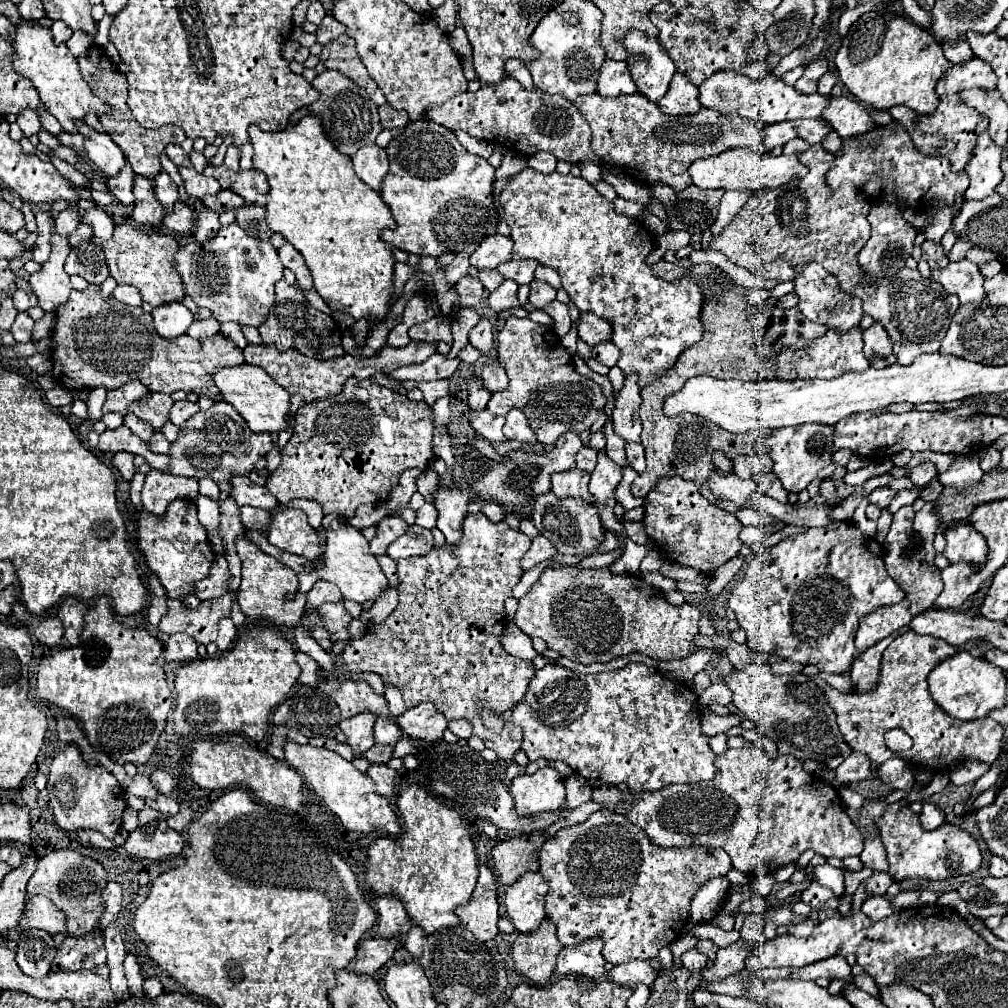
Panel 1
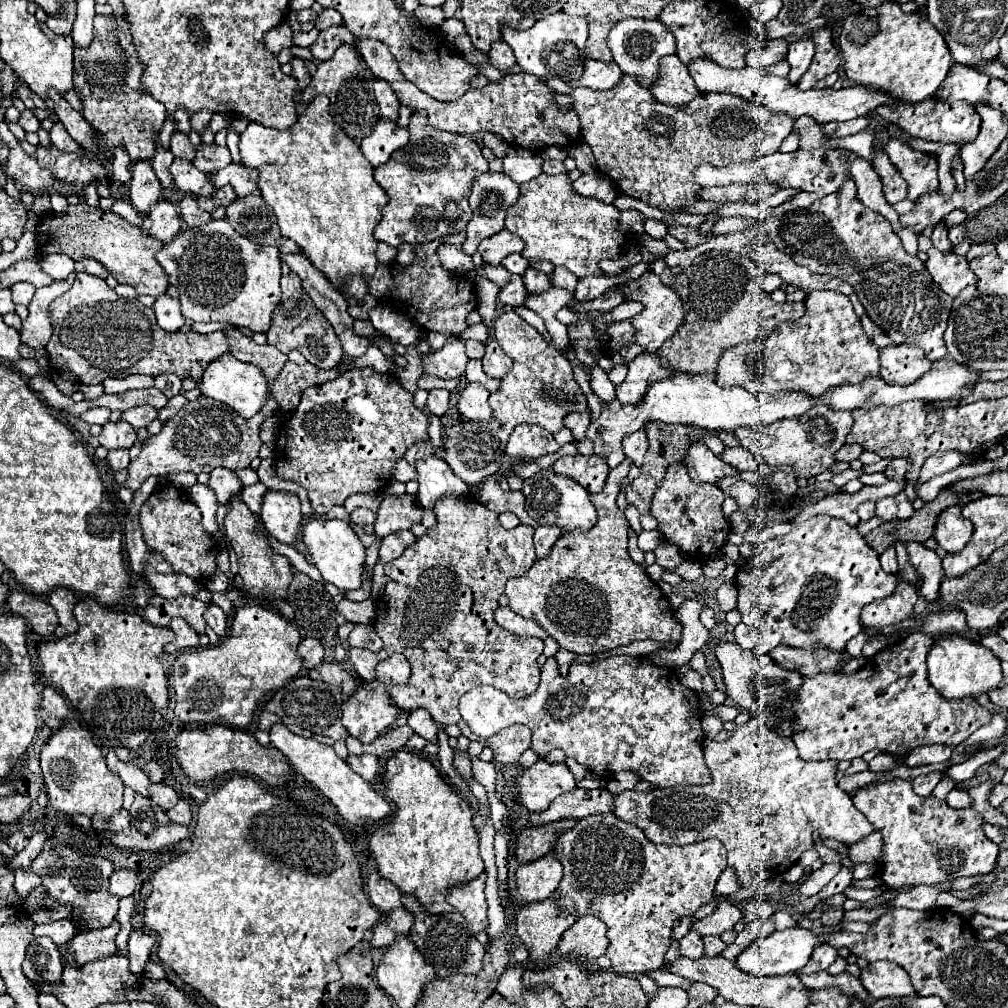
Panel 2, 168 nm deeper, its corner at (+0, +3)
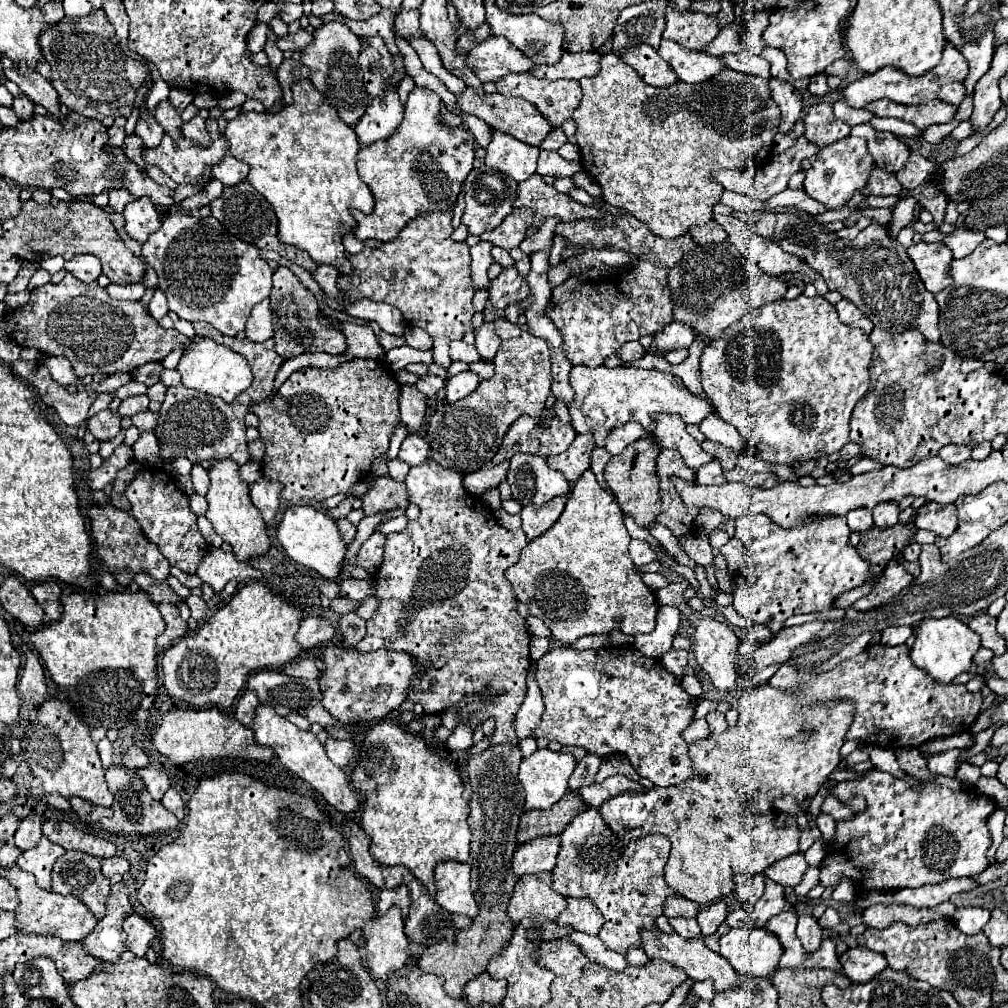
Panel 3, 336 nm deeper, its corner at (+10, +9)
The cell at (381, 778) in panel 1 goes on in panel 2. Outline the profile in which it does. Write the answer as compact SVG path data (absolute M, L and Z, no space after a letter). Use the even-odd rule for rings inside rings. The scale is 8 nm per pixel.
M363 754L363 756L349 756L347 758L349 766L353 772L357 772L361 778L365 778L369 784L375 784L375 780L381 774L381 764L379 758L373 754Z

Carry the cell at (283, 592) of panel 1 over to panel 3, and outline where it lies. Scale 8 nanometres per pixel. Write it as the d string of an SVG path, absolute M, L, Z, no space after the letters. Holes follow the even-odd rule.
M231 458L225 460L211 460L211 468L209 472L209 492L207 492L207 502L209 502L209 510L207 510L207 520L213 524L215 532L233 546L233 554L237 556L237 560L247 562L253 556L261 556L269 550L269 538L267 538L267 524L263 520L263 516L257 512L257 508L251 504L249 498L249 486L241 480L239 476L239 464L233 462Z

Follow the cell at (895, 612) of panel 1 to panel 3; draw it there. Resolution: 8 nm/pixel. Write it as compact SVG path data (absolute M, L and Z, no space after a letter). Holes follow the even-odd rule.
M895 558L887 564L887 568L883 570L883 576L875 584L875 588L867 596L859 598L853 604L853 608L855 610L871 610L875 606L881 606L883 602L887 602L889 598L899 594L905 586L909 586L911 580L913 580L913 576L909 574L909 570L901 566L899 558Z

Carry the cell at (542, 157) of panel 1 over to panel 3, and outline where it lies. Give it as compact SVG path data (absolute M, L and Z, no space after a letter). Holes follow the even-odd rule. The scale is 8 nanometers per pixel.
M541 150L539 162L537 162L537 172L541 176L573 176L577 172L581 172L581 164L579 162L569 162L563 160L557 152L551 150Z

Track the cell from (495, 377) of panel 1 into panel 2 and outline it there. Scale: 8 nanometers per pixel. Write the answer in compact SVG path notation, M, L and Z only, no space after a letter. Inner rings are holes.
M495 340L487 344L487 350L481 362L483 362L485 374L491 378L503 378L511 370L511 358L501 350L501 346Z

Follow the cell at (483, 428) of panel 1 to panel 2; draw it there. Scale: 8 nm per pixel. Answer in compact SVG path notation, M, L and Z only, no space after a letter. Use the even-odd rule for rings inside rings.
M467 384L459 398L459 412L469 420L491 420L493 410L487 402L489 392L481 384Z

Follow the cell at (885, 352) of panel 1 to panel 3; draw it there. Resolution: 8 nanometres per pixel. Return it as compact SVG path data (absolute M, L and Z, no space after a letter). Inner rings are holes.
M843 298L841 302L835 304L835 310L837 310L839 320L841 320L843 324L861 328L865 334L871 334L871 330L873 330L873 322L871 322L865 314L861 314L861 310L859 310L853 302L849 302L849 300Z

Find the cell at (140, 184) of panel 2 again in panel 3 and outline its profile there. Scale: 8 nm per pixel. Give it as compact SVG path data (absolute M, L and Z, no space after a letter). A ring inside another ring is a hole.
M131 134L125 138L125 144L123 144L123 150L127 154L127 158L131 162L137 162L137 164L145 164L141 152L143 152L143 140L137 136L137 134Z

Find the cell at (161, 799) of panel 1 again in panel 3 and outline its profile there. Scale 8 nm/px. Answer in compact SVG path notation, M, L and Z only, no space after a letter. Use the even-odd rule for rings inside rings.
M155 766L141 768L141 770L137 770L137 774L139 774L139 778L145 782L149 794L151 794L155 800L161 800L163 794L167 792L167 788L169 788L169 778L167 778L167 774L165 774L163 770L155 768Z

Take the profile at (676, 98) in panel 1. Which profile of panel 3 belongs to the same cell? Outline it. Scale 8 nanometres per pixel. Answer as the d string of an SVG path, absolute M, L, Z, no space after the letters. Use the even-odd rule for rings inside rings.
M647 44L623 48L623 50L619 50L617 56L625 64L629 64L631 68L635 68L635 72L649 86L659 88L659 86L671 86L671 84L677 82L675 70L671 70L671 66L657 54L657 50L651 48L651 46L647 46Z

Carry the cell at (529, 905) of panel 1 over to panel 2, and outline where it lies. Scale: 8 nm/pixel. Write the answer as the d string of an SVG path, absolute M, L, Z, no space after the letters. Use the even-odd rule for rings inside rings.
M553 854L543 856L541 860L523 864L517 868L517 890L523 898L523 904L547 900L561 882L563 868L553 858Z

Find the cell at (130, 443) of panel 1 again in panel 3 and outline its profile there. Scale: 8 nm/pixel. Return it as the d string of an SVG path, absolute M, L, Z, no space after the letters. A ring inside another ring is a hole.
M101 410L99 414L91 416L87 420L89 432L101 442L101 440L111 440L119 430L121 430L121 416L111 410Z

